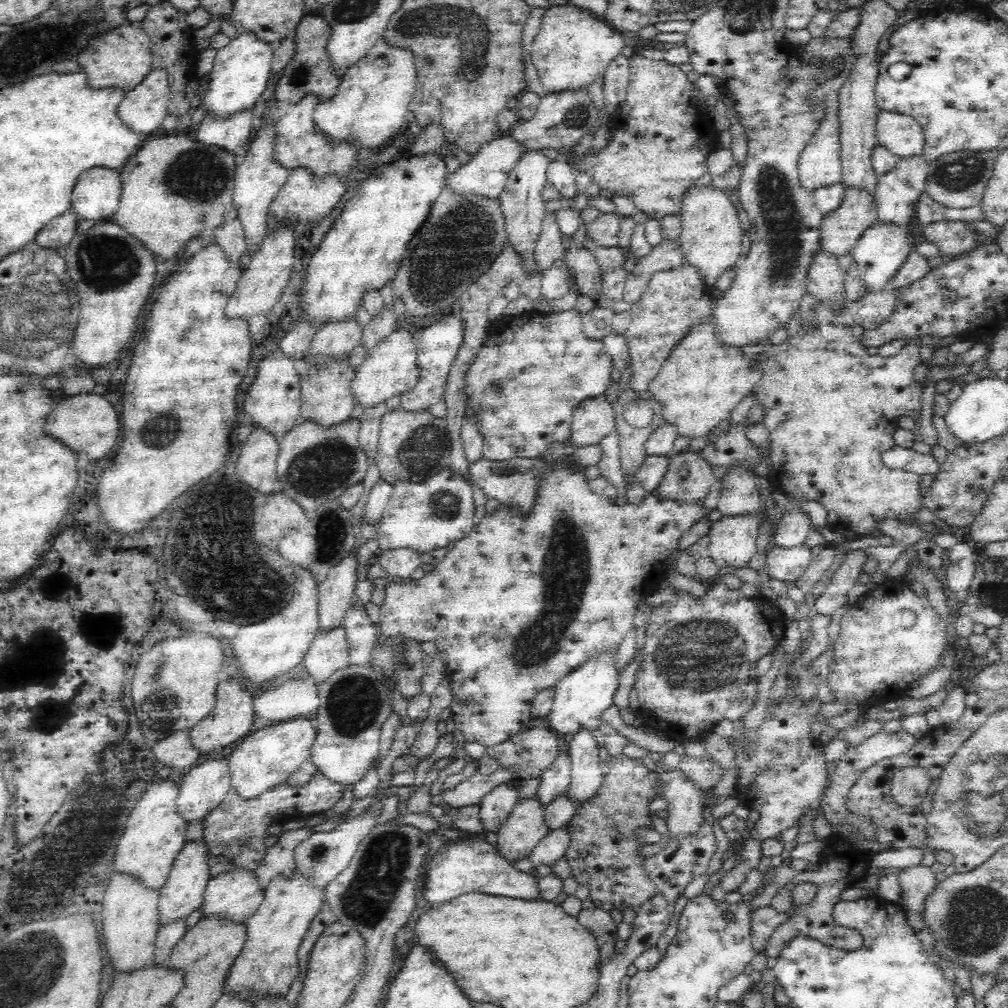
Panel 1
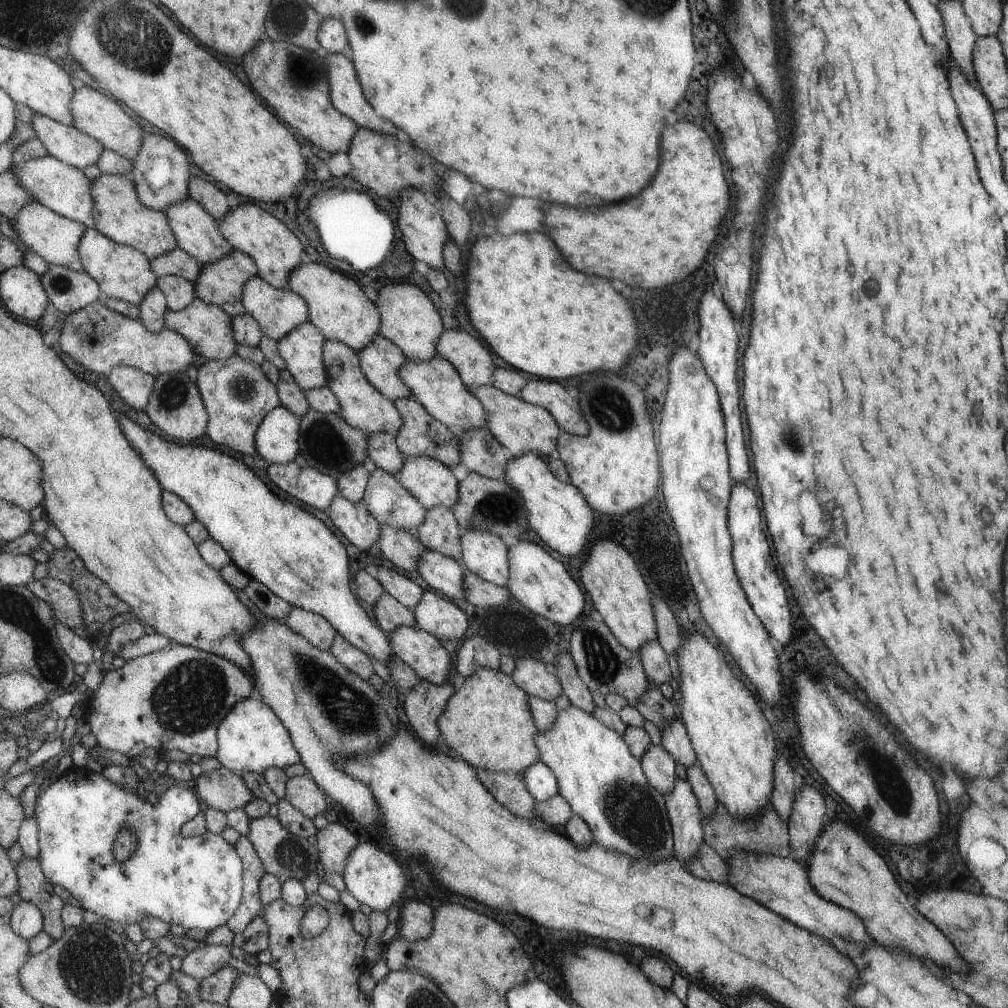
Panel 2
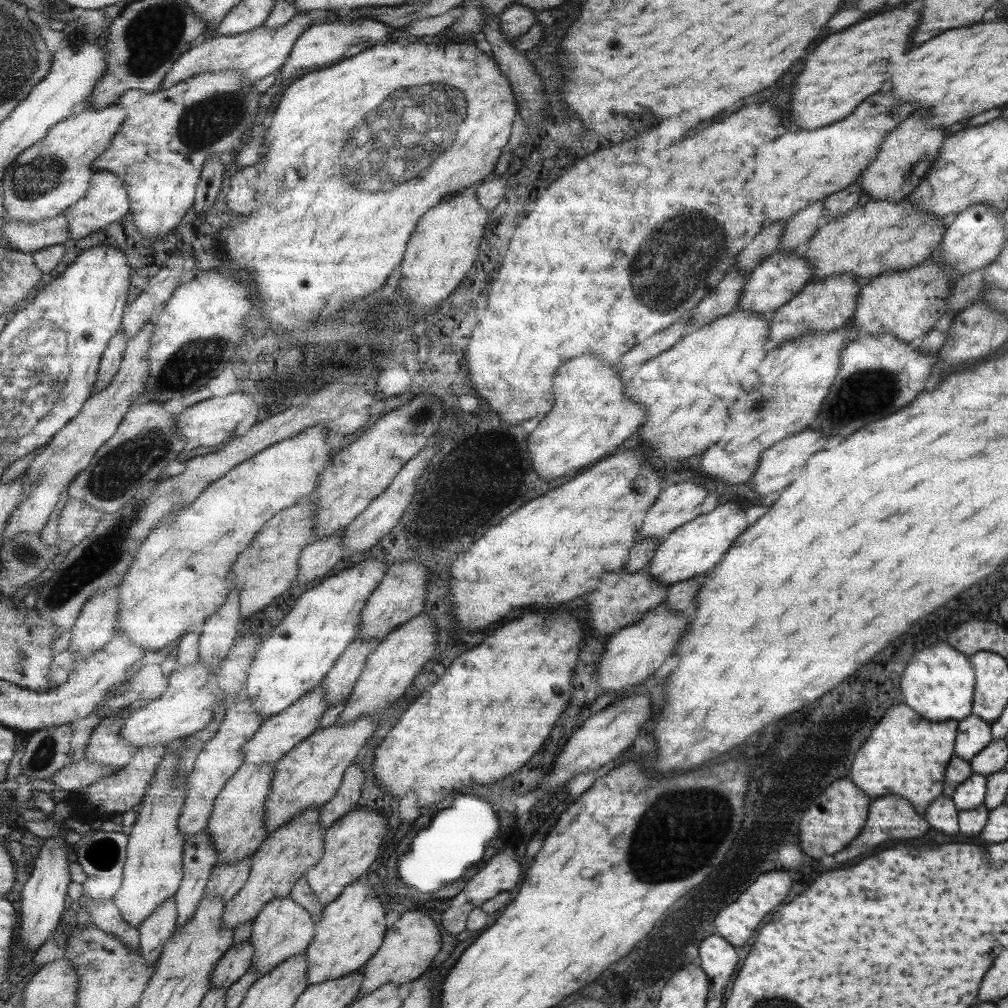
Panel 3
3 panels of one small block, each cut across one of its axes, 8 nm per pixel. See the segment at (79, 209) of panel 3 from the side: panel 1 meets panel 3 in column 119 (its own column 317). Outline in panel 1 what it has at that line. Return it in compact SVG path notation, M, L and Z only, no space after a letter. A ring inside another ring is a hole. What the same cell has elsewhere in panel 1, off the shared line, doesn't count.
M296 167L290 171L288 180L270 203L269 213L281 220L299 223L321 220L330 215L346 199L348 190L342 180L344 178L338 178L335 174L324 174L322 178L318 178L310 169Z

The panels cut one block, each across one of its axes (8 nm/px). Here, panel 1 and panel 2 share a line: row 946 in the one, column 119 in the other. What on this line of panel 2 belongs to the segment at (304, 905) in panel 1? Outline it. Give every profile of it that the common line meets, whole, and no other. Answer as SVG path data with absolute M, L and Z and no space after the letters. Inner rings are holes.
M95 227L86 230L80 242L80 253L86 272L95 277L106 298L124 300L138 306L146 292L157 282L146 254L131 245L118 243Z

